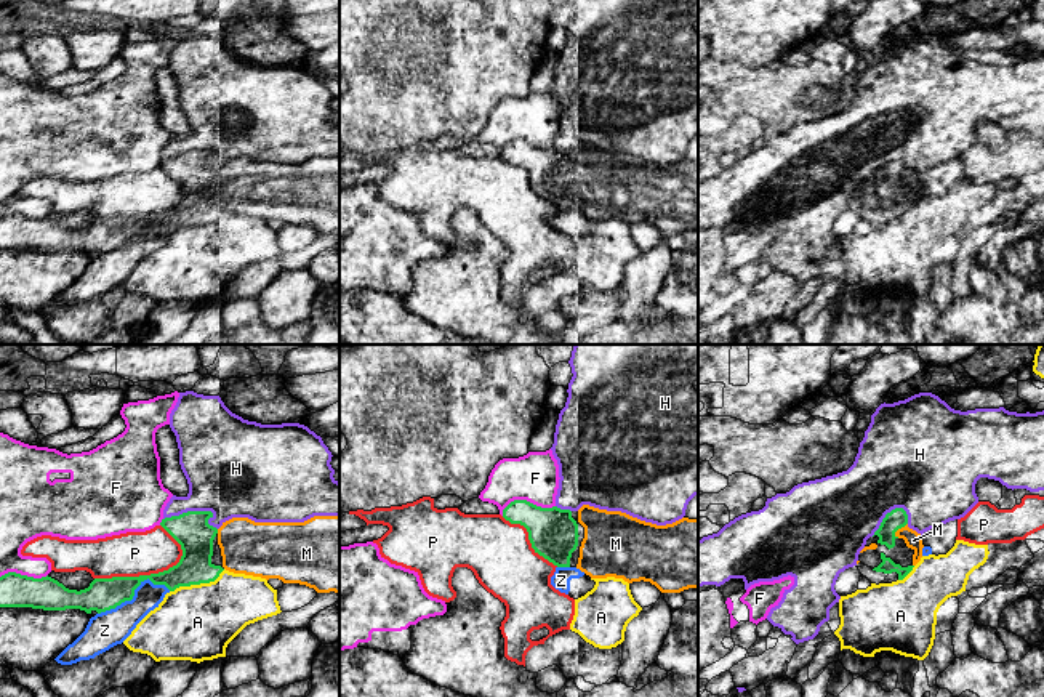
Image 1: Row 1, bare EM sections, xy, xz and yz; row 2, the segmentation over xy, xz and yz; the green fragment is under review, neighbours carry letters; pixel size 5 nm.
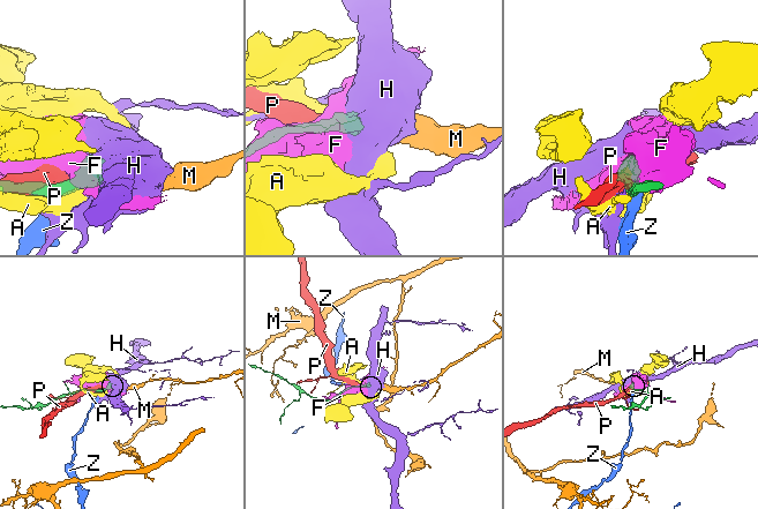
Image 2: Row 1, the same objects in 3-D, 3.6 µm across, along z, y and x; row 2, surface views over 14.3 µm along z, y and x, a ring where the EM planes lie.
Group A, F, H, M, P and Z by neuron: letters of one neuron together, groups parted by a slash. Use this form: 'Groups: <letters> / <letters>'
Groups: A / F / H / M / P / Z

